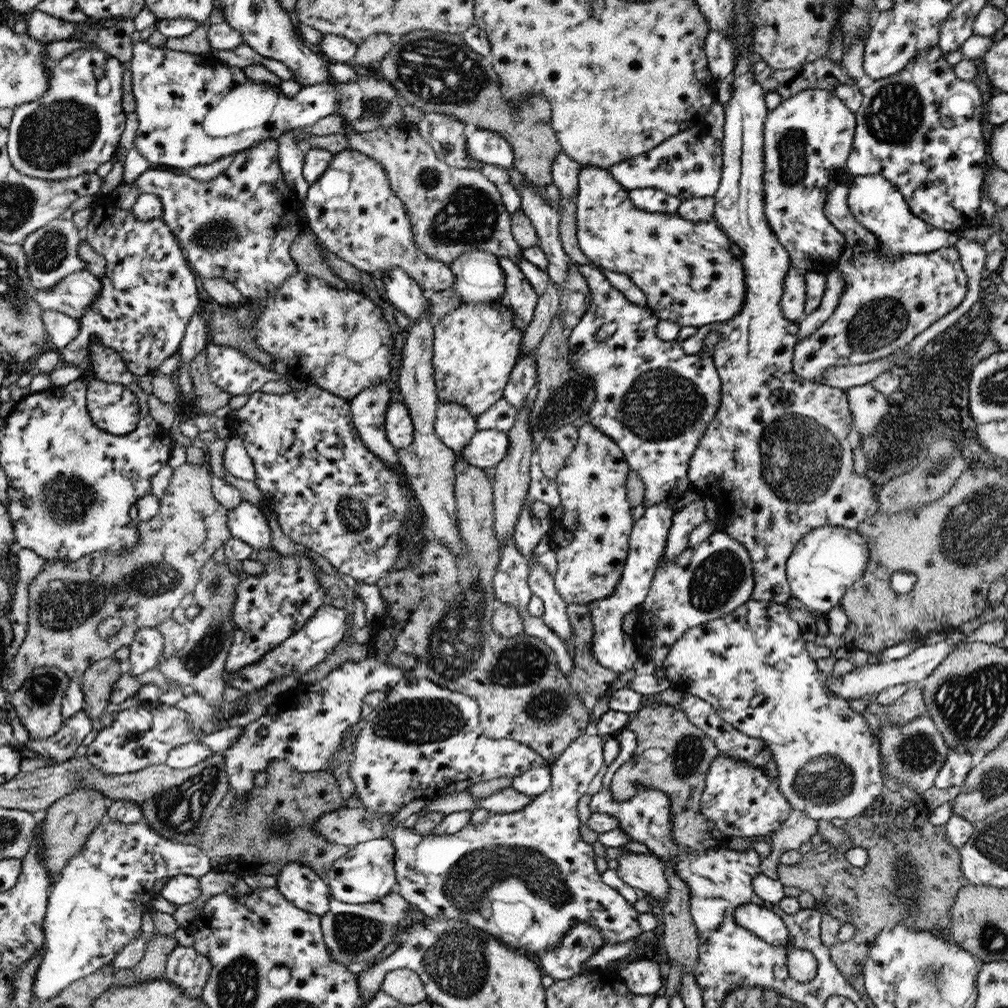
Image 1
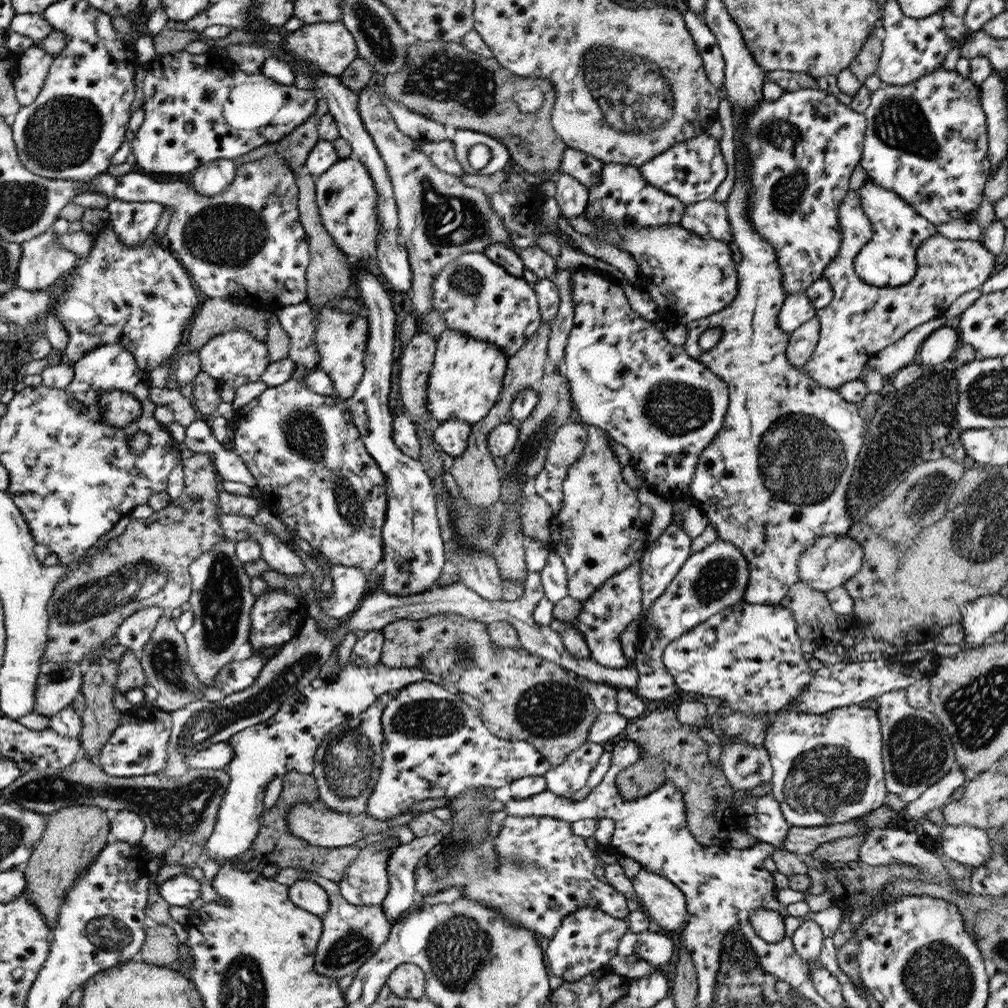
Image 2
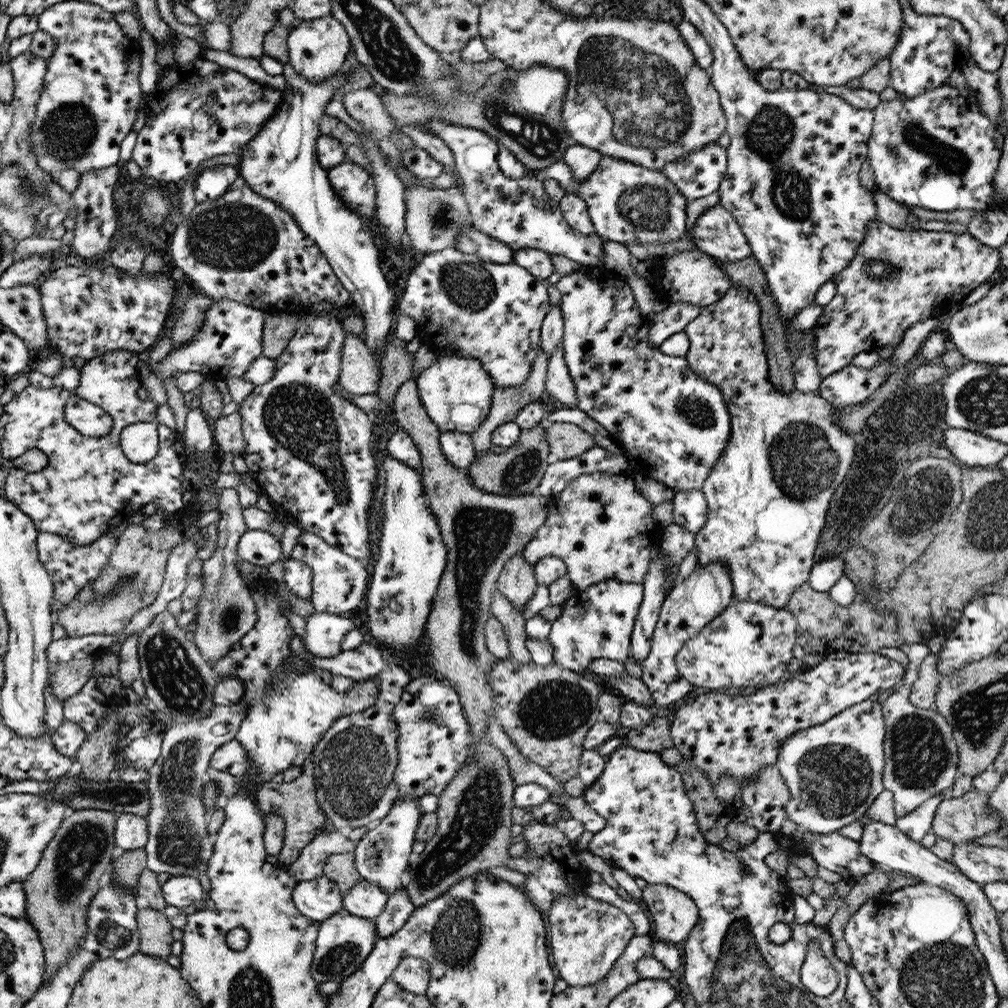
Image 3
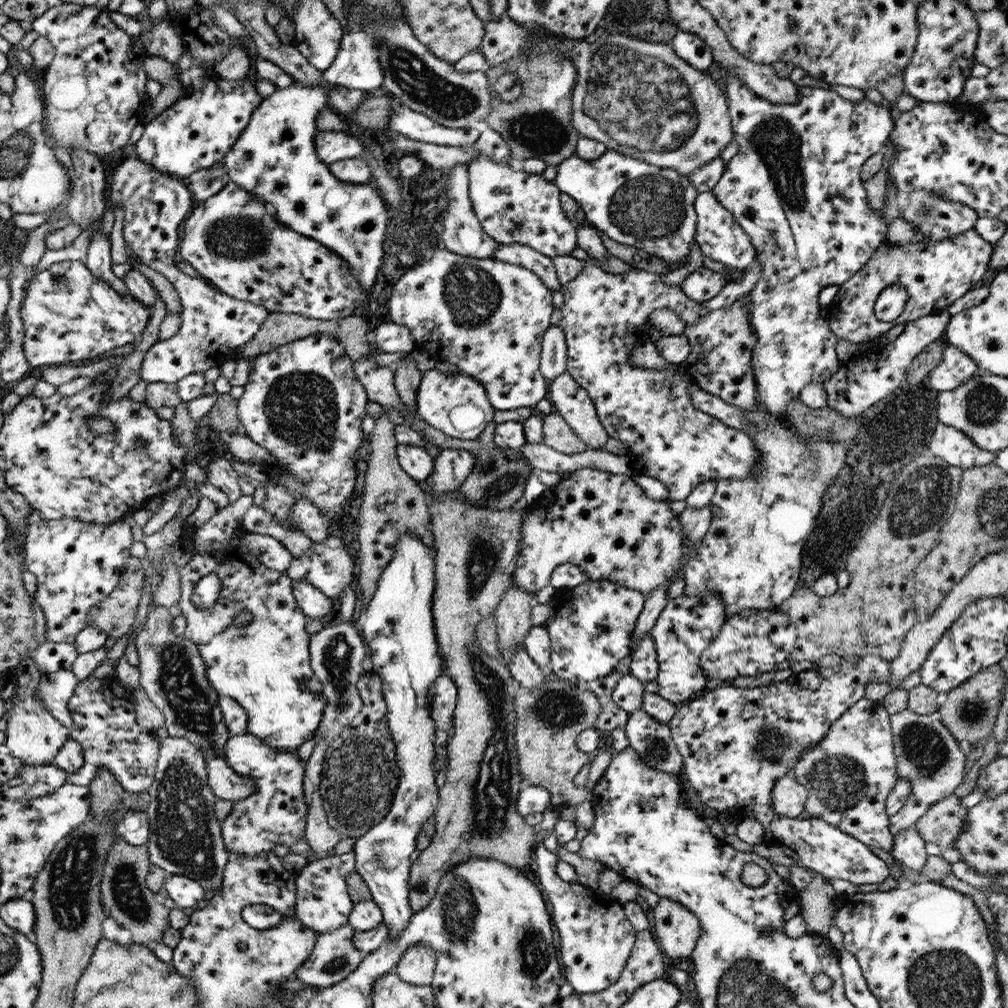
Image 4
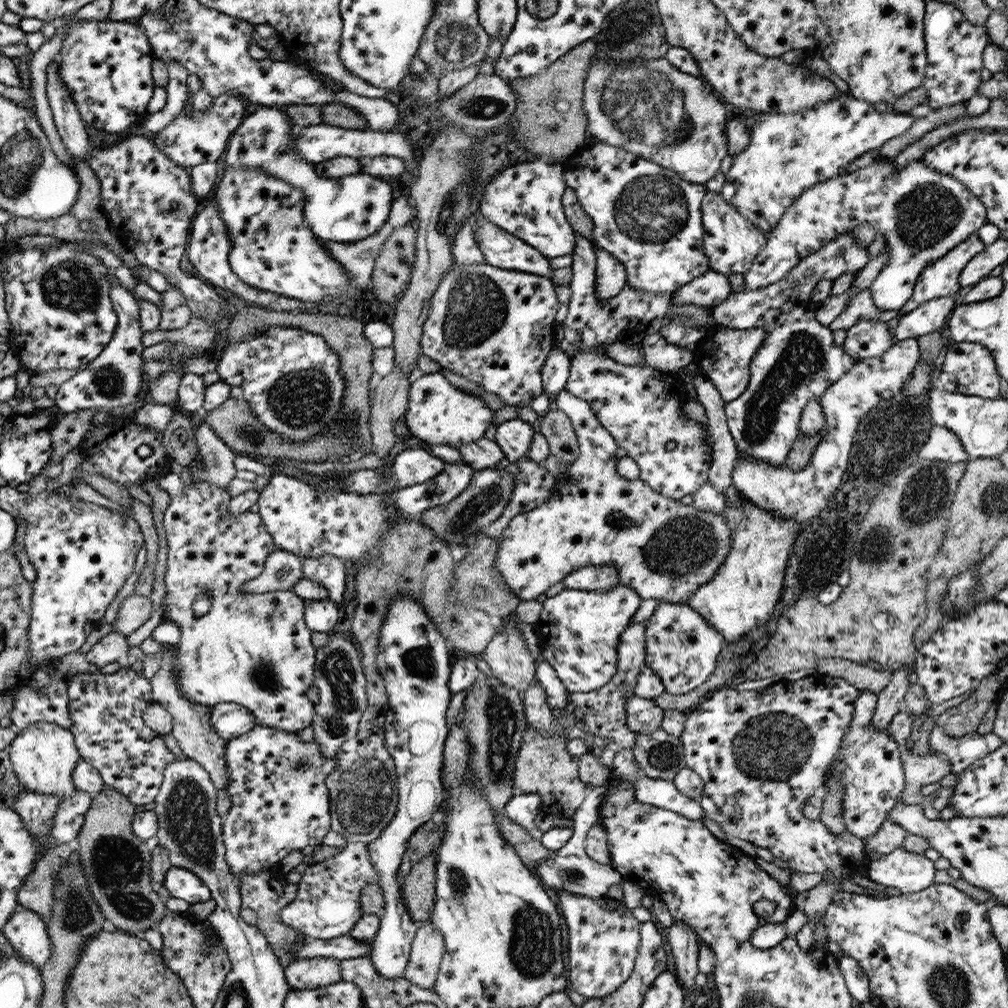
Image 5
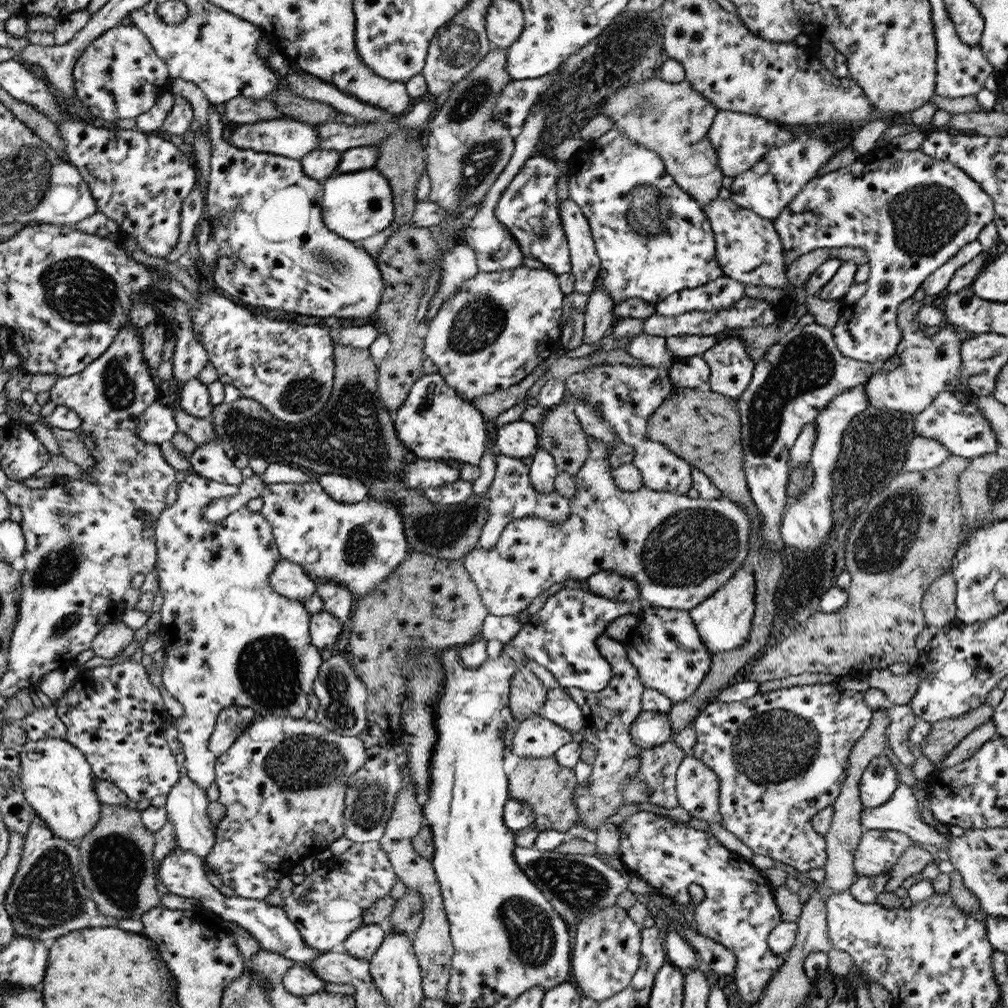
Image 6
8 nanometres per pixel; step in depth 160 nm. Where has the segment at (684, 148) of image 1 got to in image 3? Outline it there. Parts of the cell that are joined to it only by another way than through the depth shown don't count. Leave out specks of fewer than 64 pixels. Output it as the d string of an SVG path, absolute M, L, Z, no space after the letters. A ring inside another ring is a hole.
M714 143L669 162L661 171L682 196L694 201L719 191L726 170L726 149Z

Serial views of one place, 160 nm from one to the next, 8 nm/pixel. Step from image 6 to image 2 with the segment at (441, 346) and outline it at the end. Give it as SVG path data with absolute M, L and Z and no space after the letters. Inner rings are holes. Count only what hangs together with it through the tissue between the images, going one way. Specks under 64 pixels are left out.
M464 253L458 260L448 262L434 277L431 289L432 308L444 316L447 328L465 332L472 338L484 342L491 342L496 348L502 350L508 358L515 356L535 336L542 325L539 297L537 292L532 292L530 283L523 277L518 278L509 273L503 266L492 259L488 259L488 256L483 253Z

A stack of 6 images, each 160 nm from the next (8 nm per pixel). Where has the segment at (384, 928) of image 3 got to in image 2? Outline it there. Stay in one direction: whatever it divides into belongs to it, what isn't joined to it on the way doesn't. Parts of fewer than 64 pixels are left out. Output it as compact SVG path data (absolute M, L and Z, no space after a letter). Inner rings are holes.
M448 828L430 836L416 837L406 845L400 844L388 859L390 892L383 901L382 907L384 914L387 918L391 918L392 922L397 922L402 912L415 907L418 892L415 889L417 876L414 871L419 866L419 860L433 851L447 832Z

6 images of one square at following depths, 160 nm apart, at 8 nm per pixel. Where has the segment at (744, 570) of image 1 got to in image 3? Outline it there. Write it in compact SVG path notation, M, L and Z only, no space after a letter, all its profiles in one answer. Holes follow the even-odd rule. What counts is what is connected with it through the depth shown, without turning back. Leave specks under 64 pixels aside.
M711 562L708 566L694 569L688 578L681 578L662 604L659 618L652 634L650 653L642 663L642 680L650 689L652 698L662 706L671 706L693 689L693 684L686 680L676 668L676 655L688 640L698 635L704 626L718 617L734 599L729 568L725 562Z

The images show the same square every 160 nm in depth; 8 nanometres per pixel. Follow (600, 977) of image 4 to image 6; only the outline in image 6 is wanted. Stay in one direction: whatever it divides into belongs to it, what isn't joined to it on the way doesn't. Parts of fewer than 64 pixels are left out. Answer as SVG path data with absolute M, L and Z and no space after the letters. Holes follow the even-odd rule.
M620 905L609 906L577 925L576 945L572 950L572 974L575 986L586 997L602 1002L622 992L640 966L641 927Z

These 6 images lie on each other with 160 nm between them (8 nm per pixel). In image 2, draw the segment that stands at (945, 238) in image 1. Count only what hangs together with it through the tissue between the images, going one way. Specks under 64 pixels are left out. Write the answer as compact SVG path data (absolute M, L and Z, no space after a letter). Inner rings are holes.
M871 181L862 185L857 191L860 195L861 207L864 209L865 216L870 219L873 230L873 240L865 244L854 260L854 270L856 274L872 286L900 286L910 282L916 274L916 252L920 248L920 243L926 242L933 234L938 233L933 222L918 214L913 206L910 206L905 200L902 200L896 193L884 189Z

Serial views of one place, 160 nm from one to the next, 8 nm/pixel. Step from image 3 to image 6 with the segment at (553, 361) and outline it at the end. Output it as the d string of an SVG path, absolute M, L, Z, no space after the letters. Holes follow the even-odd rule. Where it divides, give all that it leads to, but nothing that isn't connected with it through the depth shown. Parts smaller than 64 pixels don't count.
M588 436L587 442L589 444L589 453L586 462L582 468L575 474L577 493L573 498L570 498L570 516L559 524L551 524L543 518L536 516L517 518L512 521L510 525L504 529L502 536L495 548L479 548L478 546L466 554L462 559L463 565L475 581L475 586L482 592L483 603L486 604L487 610L493 617L518 615L522 610L527 610L533 601L540 594L547 592L553 588L558 588L566 579L586 579L596 572L601 570L610 570L616 572L621 576L632 579L636 582L638 590L640 590L641 600L651 607L663 607L664 609L673 609L680 611L692 611L700 602L704 602L708 597L720 587L724 586L729 578L733 577L736 569L745 564L749 553L749 540L751 535L751 518L749 514L738 503L732 502L728 497L720 495L713 499L691 498L690 496L672 493L668 491L650 490L642 486L634 492L626 492L617 487L613 479L613 471L610 471L608 466L607 446L597 438Z

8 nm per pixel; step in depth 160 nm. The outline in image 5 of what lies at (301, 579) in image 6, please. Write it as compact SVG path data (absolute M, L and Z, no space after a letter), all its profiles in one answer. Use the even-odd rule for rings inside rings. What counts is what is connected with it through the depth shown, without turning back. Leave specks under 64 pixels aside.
M277 548L267 558L266 568L253 582L248 581L242 587L246 594L264 594L272 591L290 591L303 578L303 560L301 557Z

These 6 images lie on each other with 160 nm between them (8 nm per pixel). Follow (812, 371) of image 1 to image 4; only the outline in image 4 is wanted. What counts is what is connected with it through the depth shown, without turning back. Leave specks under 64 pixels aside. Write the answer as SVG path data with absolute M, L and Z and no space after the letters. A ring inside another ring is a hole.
M974 229L938 242L914 240L902 246L883 242L864 267L839 285L830 309L829 305L824 306L824 320L828 321L831 331L839 339L844 338L861 346L864 341L886 334L896 324L906 324L920 317L947 311L957 298L981 282L984 274L990 271L992 248L993 245ZM894 283L900 283L909 297L902 314L890 322L884 322L874 314L875 300L884 287Z

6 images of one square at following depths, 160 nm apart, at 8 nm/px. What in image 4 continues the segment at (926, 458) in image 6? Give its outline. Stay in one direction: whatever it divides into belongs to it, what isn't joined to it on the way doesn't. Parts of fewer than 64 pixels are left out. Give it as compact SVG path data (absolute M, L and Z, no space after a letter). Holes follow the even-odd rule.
M940 422L933 430L929 449L933 456L962 470L990 464L996 456L994 452L978 448L961 430Z

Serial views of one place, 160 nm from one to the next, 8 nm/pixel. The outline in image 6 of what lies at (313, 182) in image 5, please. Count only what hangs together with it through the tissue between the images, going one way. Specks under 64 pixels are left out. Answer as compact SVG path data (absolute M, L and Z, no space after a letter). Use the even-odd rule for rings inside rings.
M377 169L374 170L360 170L360 172L350 172L339 176L328 178L324 181L323 186L323 218L327 227L344 240L352 243L364 242L364 238L375 236L383 230L386 230L392 222L392 212L394 212L394 205L392 204L392 191L388 179Z

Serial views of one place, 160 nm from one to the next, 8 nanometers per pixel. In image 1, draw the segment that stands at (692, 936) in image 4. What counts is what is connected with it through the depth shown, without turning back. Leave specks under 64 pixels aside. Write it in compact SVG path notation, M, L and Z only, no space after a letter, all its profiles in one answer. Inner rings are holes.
M624 853L615 872L641 896L651 896L661 906L669 895L669 884L664 876L663 862L656 855Z

